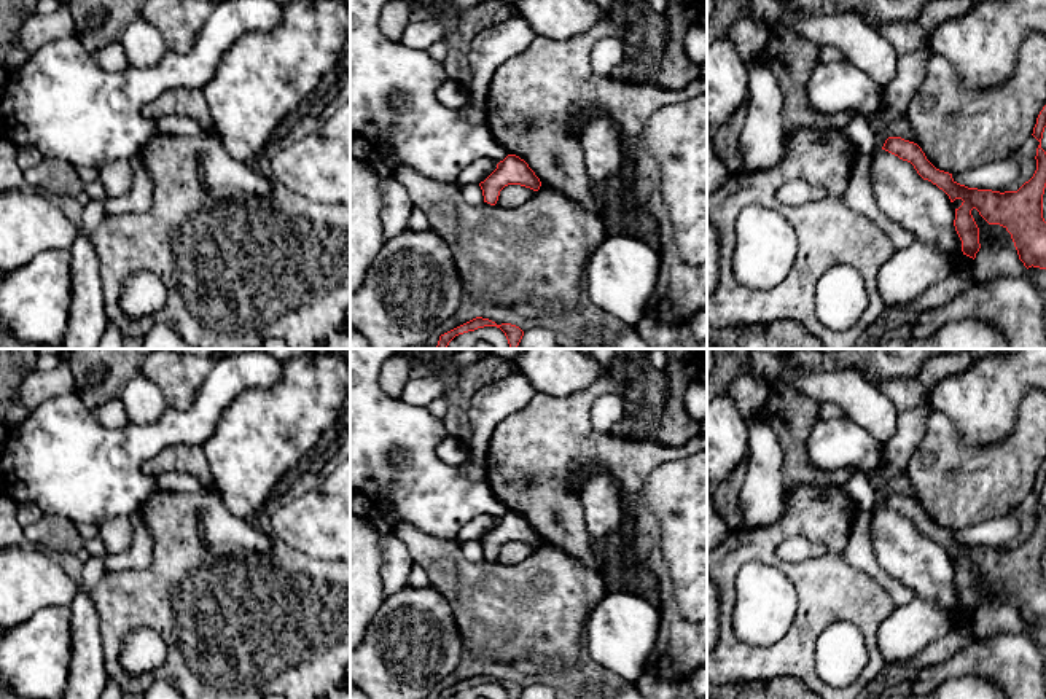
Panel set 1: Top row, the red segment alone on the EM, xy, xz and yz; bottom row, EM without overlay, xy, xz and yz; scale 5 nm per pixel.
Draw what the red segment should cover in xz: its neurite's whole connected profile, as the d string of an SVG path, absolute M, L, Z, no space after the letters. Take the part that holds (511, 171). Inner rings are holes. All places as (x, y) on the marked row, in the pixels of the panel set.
M508 154L497 164L497 169L479 183L484 202L495 205L500 191L508 185L521 185L538 191L541 182L524 159L516 154Z

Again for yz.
M1046 105L1040 111L1032 134L1040 142L1035 156L1036 170L1017 191L1000 193L960 185L952 174L936 169L917 143L901 137L888 137L882 150L911 162L917 174L943 189L950 202L963 201L955 209L954 220L963 255L974 260L981 248L979 228L971 215L971 210L976 209L989 225L1000 225L1011 234L1019 260L1027 269L1032 266L1046 269L1046 221L1043 218L1046 151L1041 148L1044 127Z

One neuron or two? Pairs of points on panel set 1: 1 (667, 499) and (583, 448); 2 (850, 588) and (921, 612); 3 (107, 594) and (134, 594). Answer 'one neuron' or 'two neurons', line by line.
1: two neurons
2: two neurons
3: one neuron

